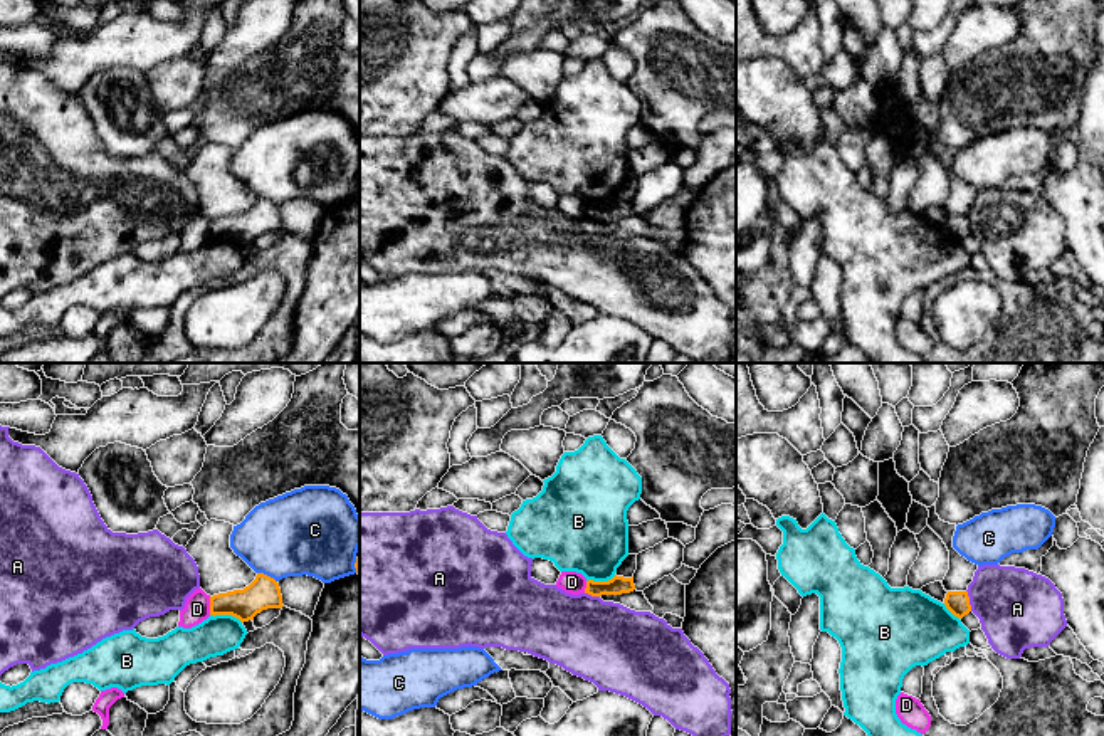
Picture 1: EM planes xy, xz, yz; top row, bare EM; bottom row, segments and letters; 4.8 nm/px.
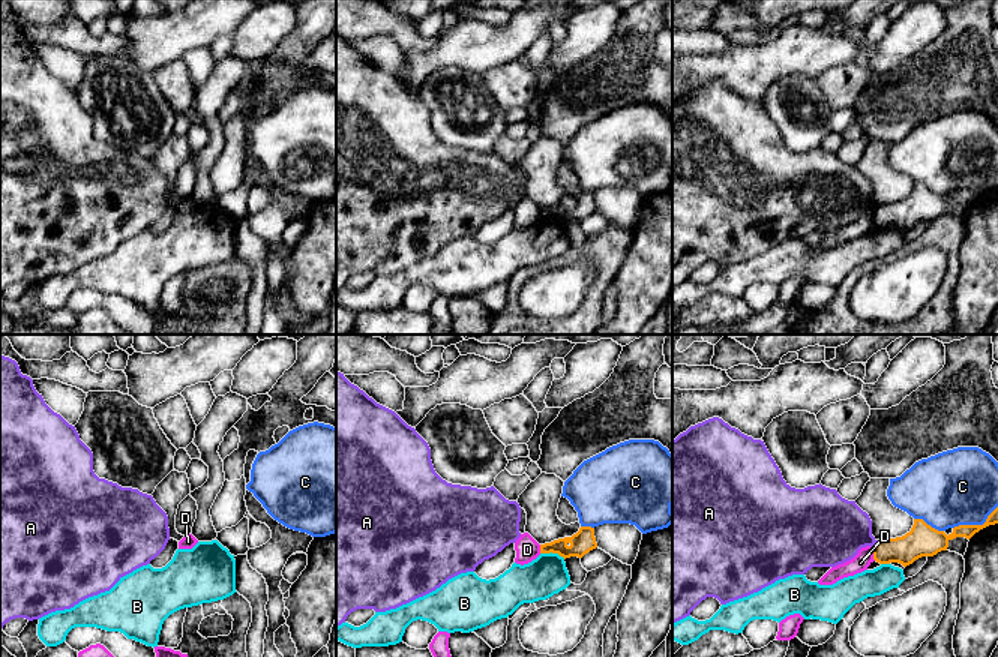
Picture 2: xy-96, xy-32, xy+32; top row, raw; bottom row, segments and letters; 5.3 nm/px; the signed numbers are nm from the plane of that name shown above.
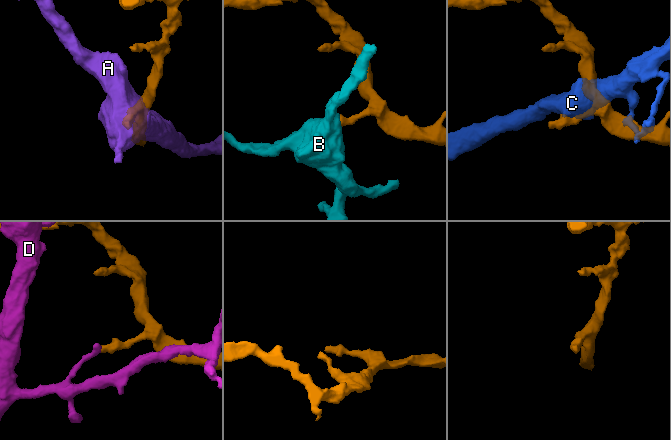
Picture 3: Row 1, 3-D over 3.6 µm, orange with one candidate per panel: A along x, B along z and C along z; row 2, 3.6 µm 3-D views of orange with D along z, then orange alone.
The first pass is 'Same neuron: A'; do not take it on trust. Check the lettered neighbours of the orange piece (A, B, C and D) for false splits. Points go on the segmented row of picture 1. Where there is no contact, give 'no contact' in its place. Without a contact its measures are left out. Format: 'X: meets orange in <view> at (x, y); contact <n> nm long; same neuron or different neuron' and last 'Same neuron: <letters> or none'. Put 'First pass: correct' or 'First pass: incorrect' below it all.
A: meets orange in yz at (968, 600); contact 110 nm long; different neuron
B: meets orange in xy at (227, 614); contact 170 nm long; different neuron
C: meets orange in xy at (268, 577); contact 110 nm long; different neuron
D: meets orange in xy at (210, 605); contact 90 nm long; different neuron
Same neuron: none
First pass: incorrect

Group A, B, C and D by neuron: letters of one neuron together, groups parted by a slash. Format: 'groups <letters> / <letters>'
groups A / B / C / D

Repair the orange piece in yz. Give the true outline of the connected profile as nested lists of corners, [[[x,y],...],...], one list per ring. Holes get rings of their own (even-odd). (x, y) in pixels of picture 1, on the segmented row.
[[[948,591],[944,605],[958,618],[971,612],[968,591]]]

